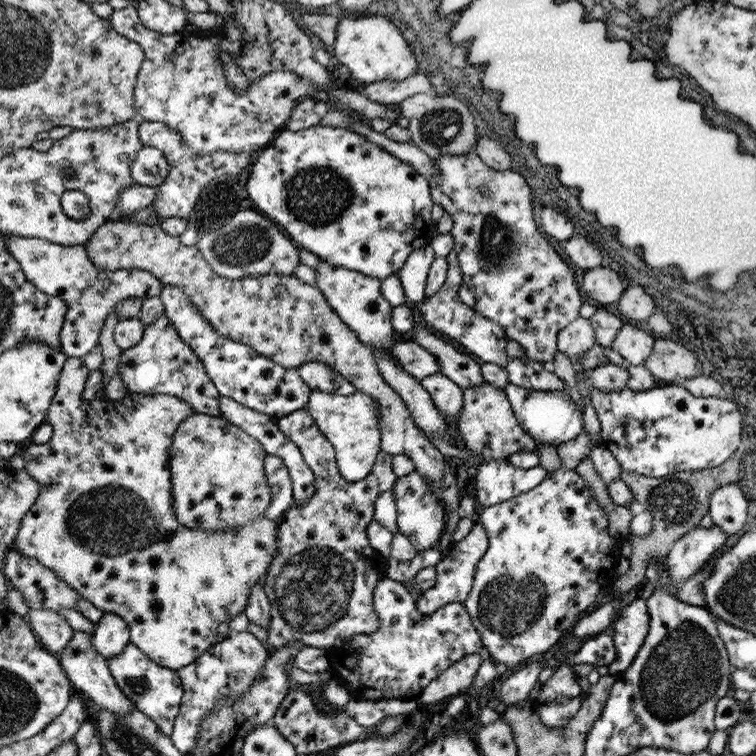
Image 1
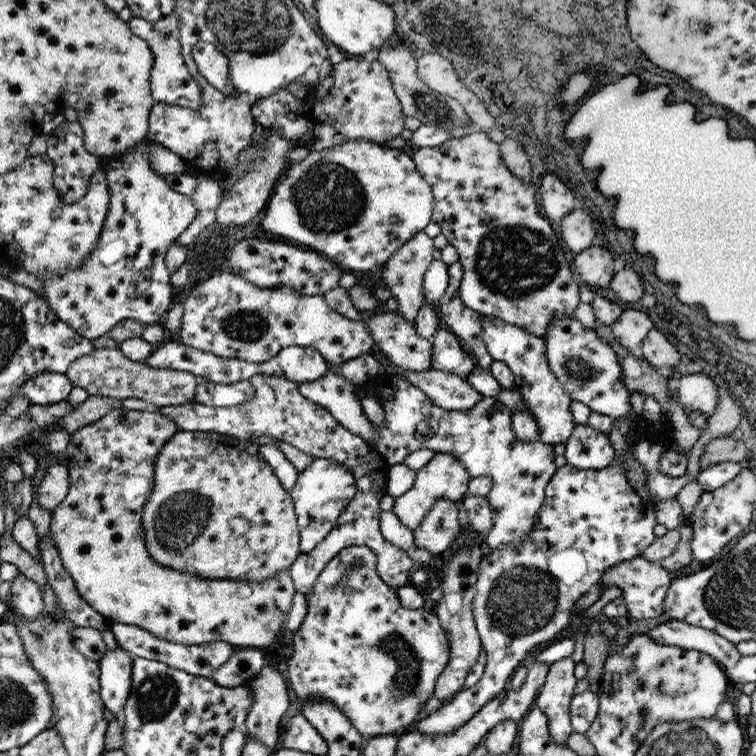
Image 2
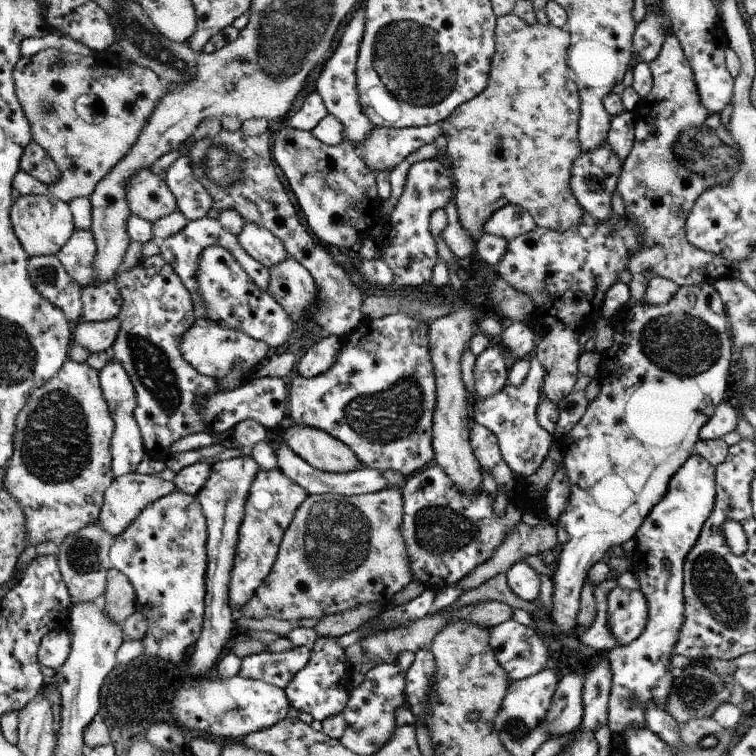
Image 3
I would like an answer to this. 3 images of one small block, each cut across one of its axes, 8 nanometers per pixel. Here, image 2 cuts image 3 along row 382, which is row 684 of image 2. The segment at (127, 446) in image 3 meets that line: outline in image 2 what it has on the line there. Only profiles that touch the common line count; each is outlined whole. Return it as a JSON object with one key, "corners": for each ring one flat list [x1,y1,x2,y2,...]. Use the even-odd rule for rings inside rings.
{"corners":[[107,650,101,656,99,664,99,686,101,686,101,702,105,710,113,714,117,720,123,720,123,710,131,690,131,672,133,672,133,656,125,650]]}

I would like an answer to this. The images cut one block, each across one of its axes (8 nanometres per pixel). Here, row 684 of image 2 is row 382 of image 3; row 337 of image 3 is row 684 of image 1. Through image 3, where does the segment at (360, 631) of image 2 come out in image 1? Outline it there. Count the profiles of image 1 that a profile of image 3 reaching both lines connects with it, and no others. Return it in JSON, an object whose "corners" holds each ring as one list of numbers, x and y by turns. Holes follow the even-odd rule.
{"corners":[[383,578,375,584,375,612,379,612,379,628,369,636,355,636,343,648,325,648,329,654,329,672,333,682,343,682,351,698,361,702,409,700,417,698,427,684,433,684,447,668,459,664,467,656,487,656,483,634,467,614,461,602,447,604,431,616,415,610,413,598,401,582]]}

